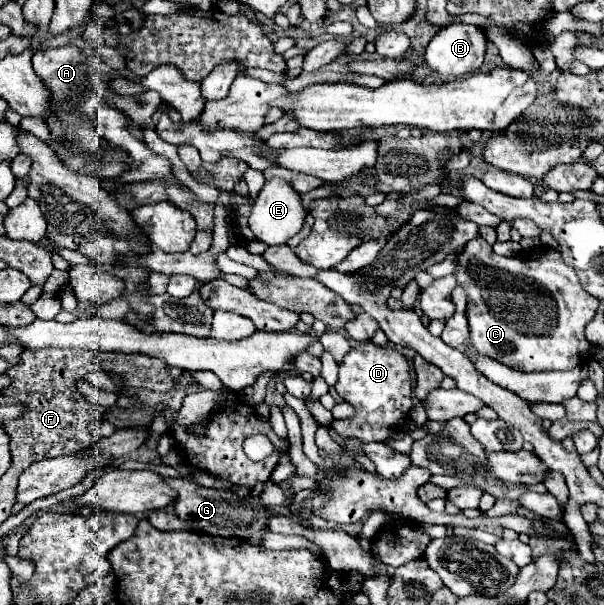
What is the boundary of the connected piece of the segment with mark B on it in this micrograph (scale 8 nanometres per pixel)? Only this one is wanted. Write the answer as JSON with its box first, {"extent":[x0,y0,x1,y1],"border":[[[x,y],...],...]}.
{"extent":[426,24,486,76],"border":[[[448,24],[426,46],[426,64],[442,76],[464,76],[480,68],[486,36],[474,24]]]}

